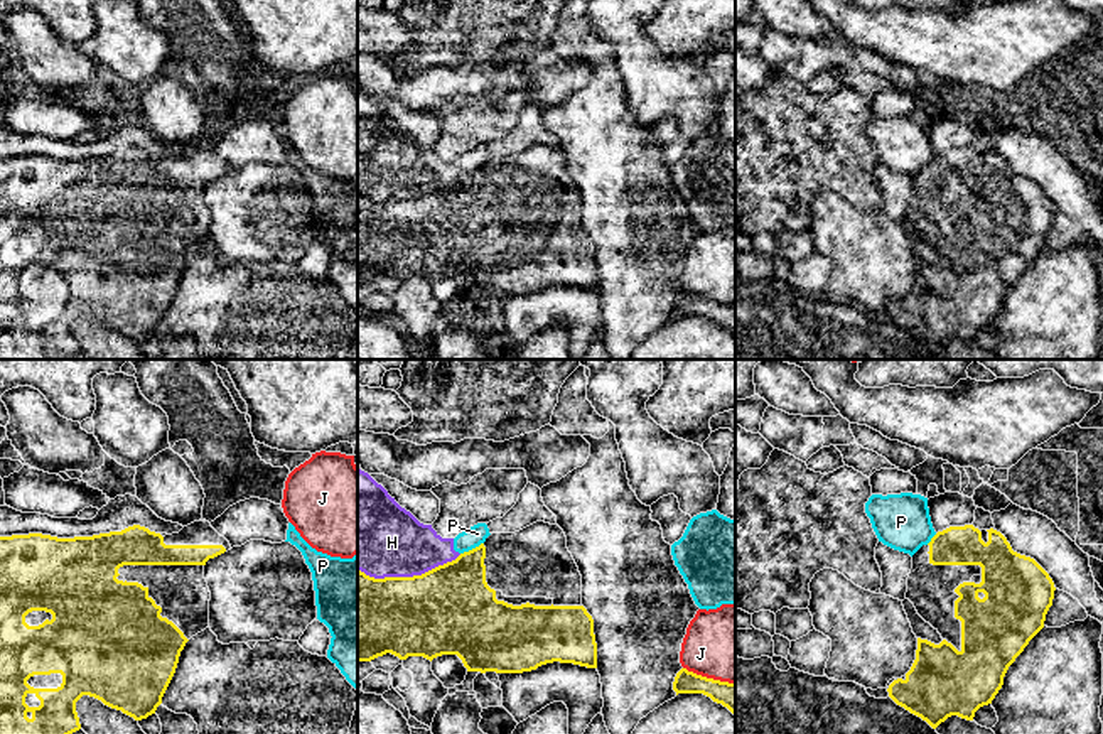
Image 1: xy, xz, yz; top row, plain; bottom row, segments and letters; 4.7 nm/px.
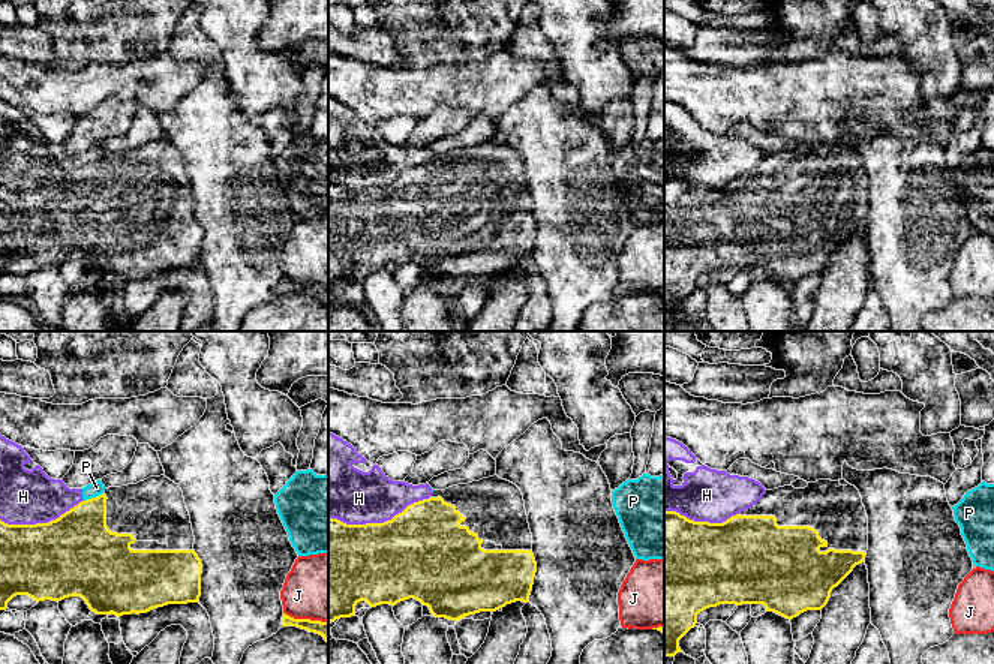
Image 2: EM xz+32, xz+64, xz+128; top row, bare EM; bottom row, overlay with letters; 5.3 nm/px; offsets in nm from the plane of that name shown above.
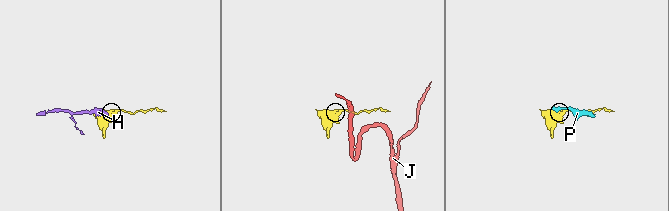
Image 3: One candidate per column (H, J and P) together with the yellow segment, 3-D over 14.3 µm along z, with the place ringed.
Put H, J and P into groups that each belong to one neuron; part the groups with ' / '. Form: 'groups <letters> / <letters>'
groups H P / J

